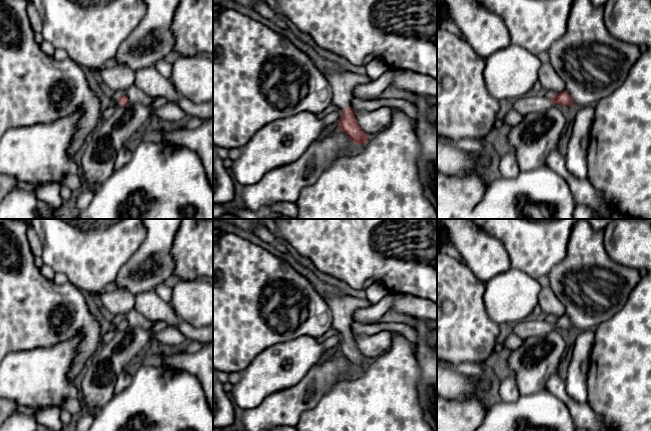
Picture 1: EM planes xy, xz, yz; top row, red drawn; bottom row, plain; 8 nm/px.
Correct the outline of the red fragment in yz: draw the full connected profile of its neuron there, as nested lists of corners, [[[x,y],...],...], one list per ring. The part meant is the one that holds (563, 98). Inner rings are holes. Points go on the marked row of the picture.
[[[563,90],[552,97],[537,94],[522,96],[513,101],[513,109],[525,116],[531,112],[546,111],[556,104],[575,106],[572,97],[566,90]]]

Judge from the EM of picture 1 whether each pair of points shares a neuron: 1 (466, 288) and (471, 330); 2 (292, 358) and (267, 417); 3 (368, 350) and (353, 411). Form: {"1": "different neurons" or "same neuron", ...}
{"1": "same neuron", "2": "different neurons", "3": "different neurons"}

